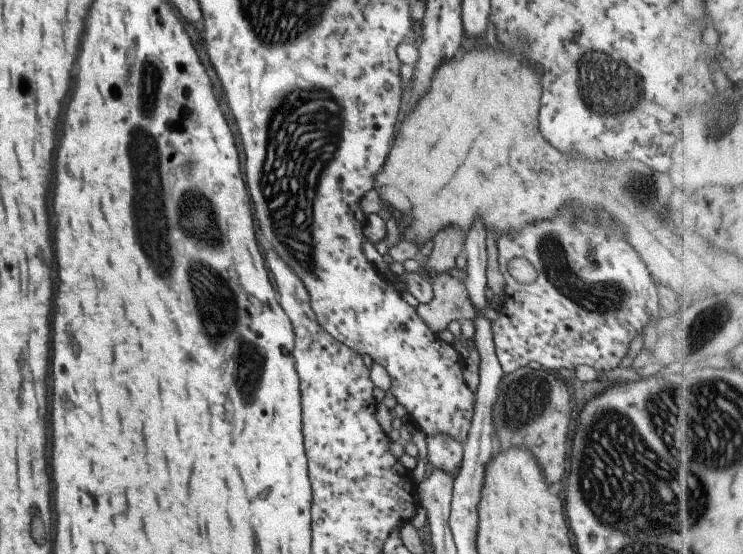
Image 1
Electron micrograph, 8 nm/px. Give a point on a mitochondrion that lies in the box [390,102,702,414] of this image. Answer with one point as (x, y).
(573, 276)

